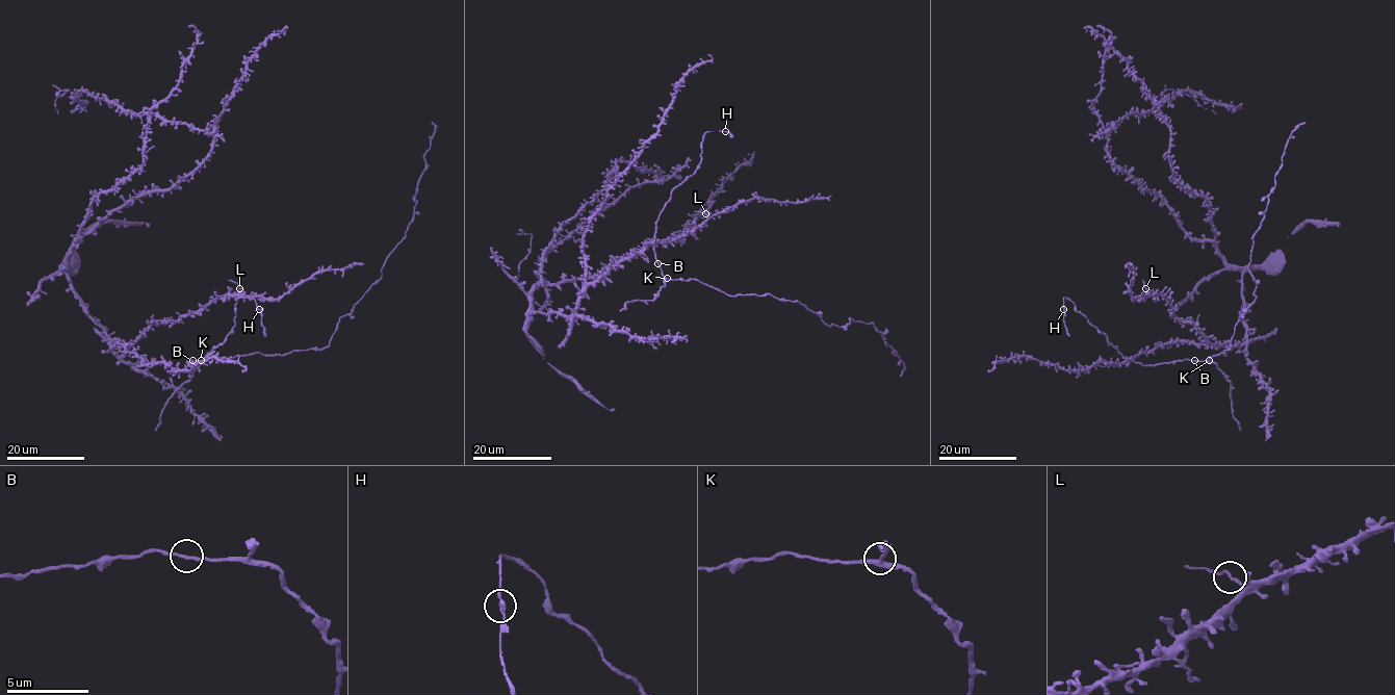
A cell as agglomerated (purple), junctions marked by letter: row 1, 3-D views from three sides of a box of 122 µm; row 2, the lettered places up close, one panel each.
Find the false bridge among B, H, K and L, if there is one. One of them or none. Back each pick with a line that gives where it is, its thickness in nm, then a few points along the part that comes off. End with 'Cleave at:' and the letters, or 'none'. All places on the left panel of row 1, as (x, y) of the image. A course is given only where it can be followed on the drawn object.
Cleave at: none

